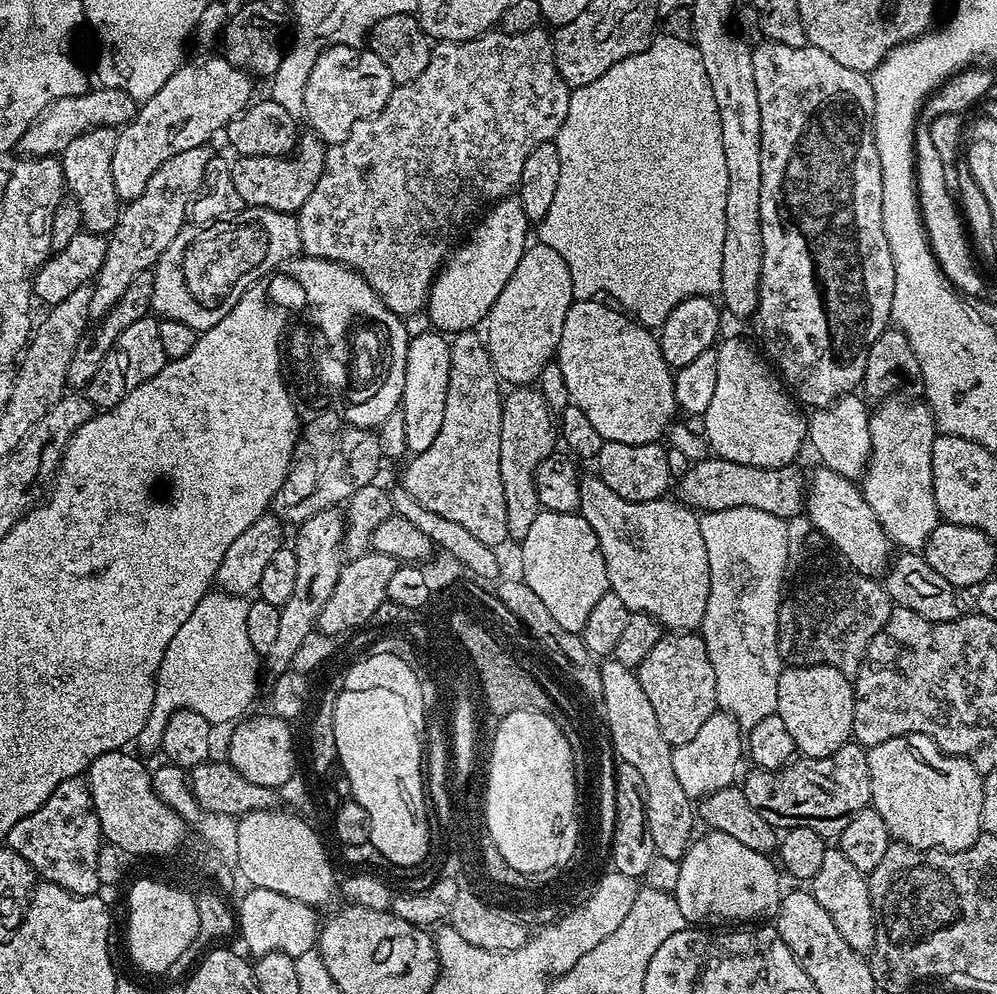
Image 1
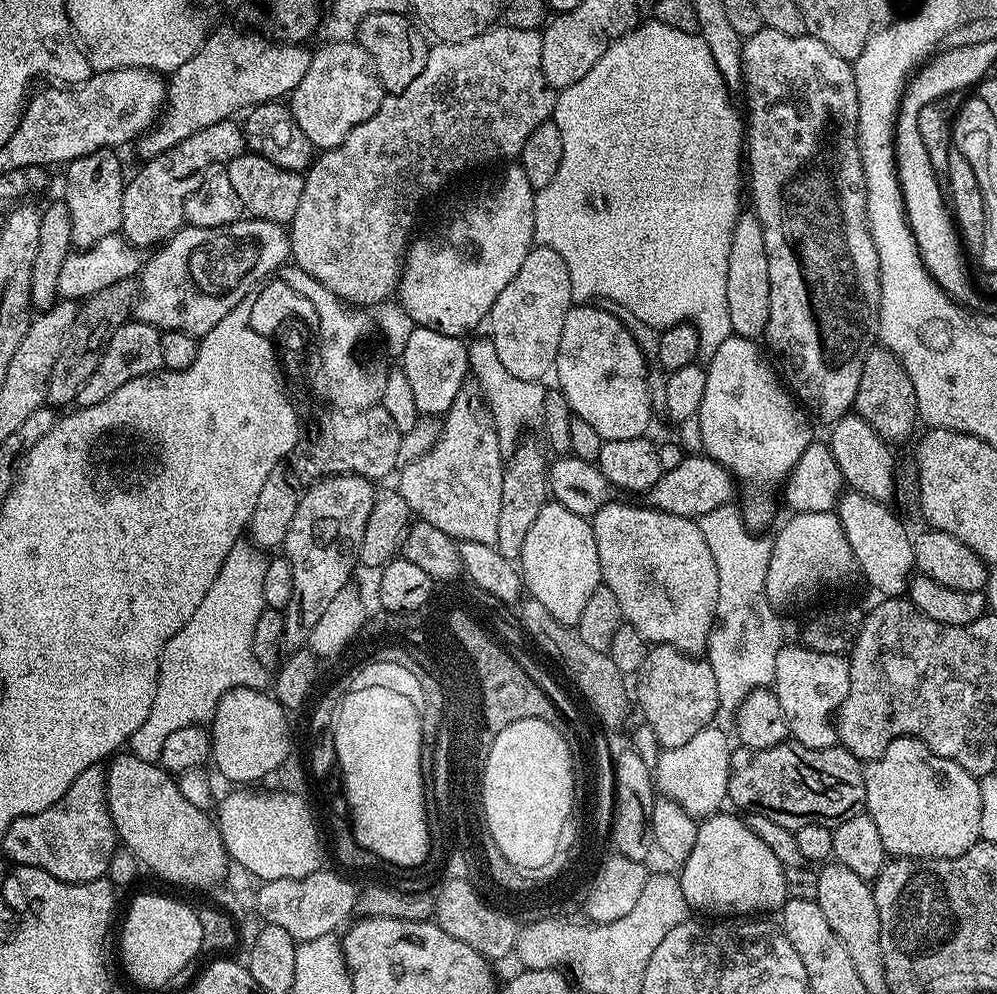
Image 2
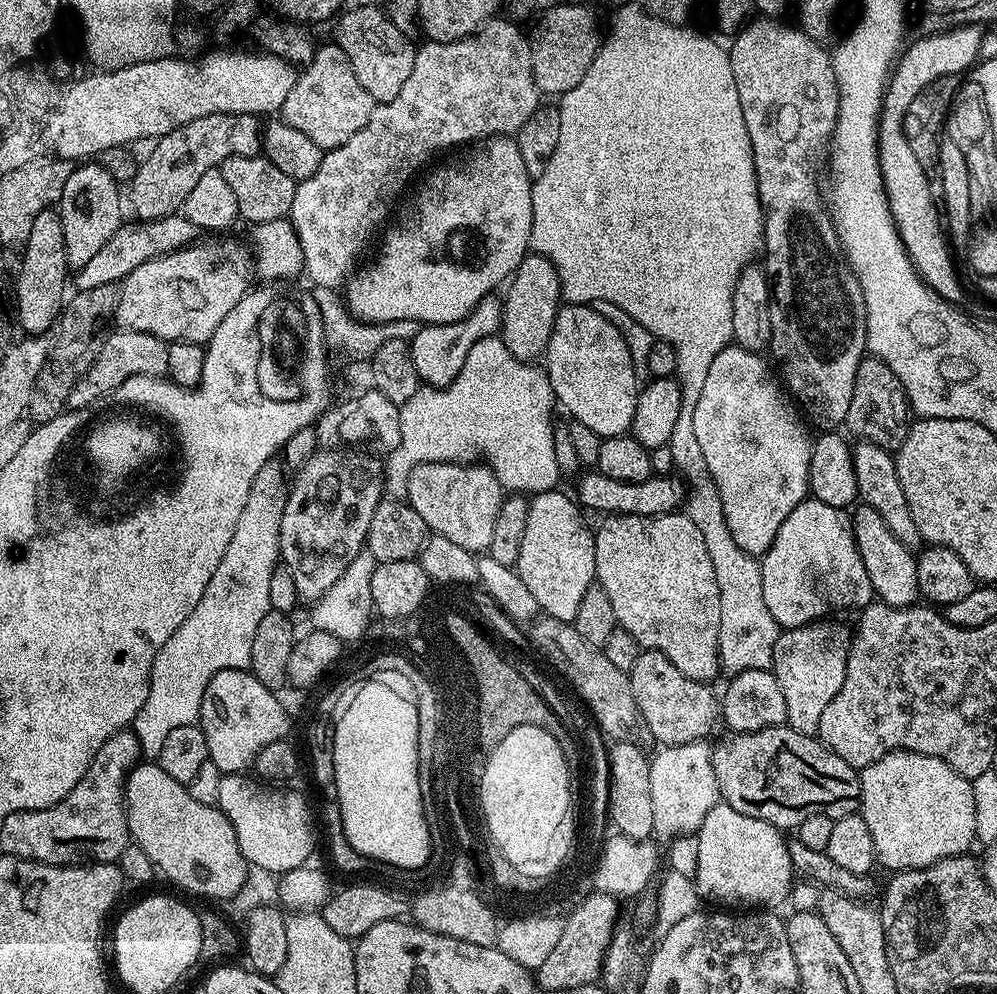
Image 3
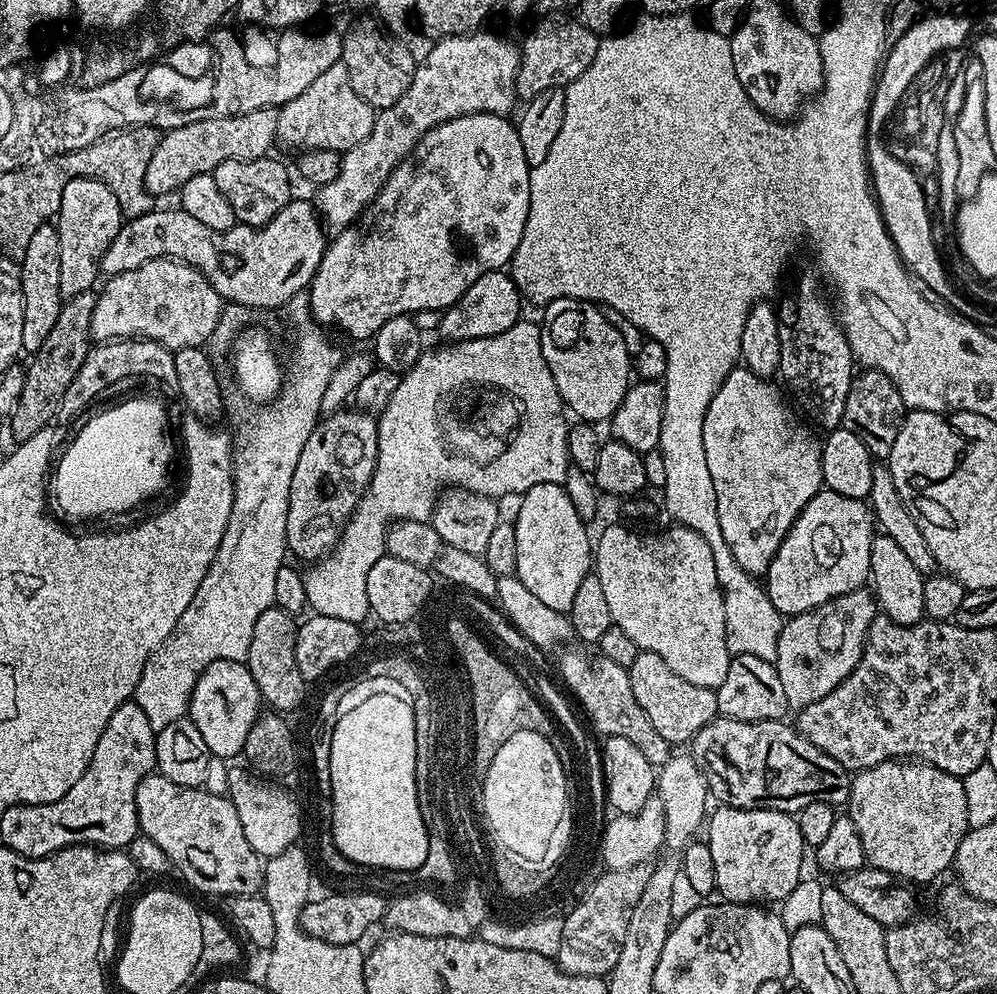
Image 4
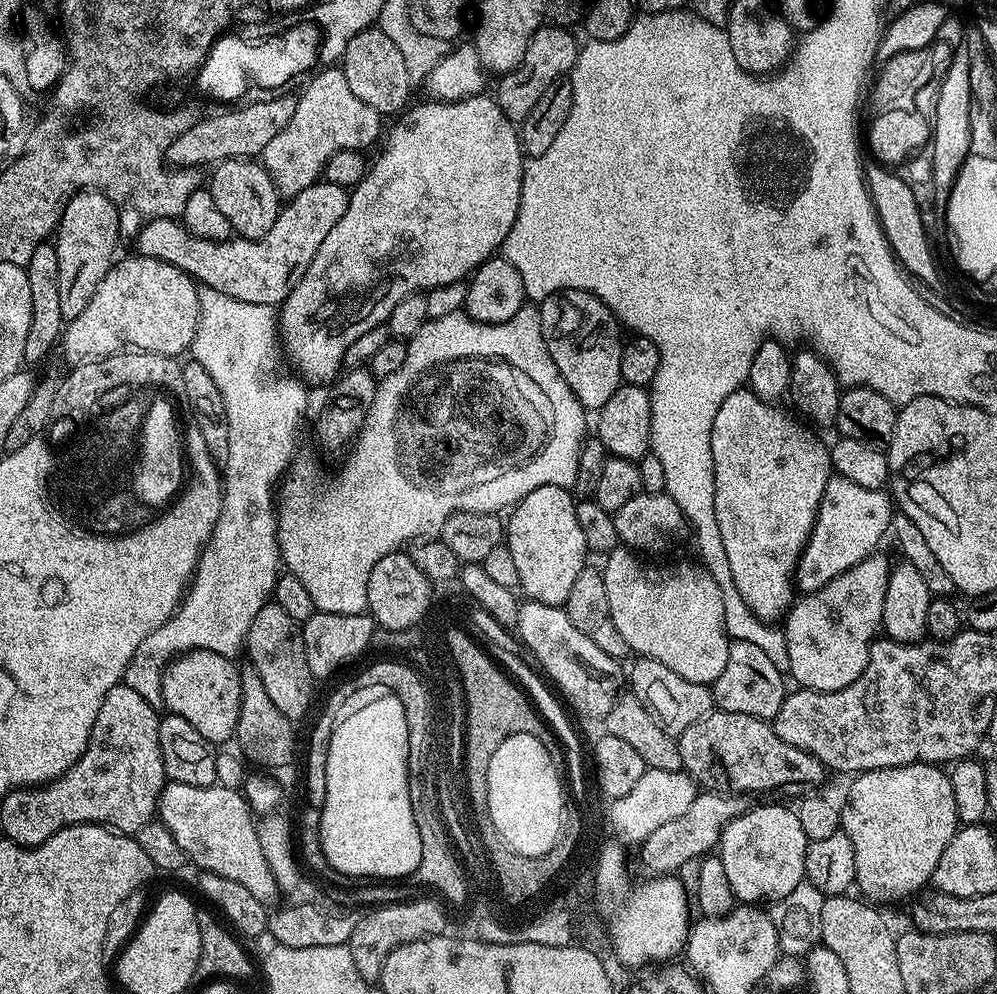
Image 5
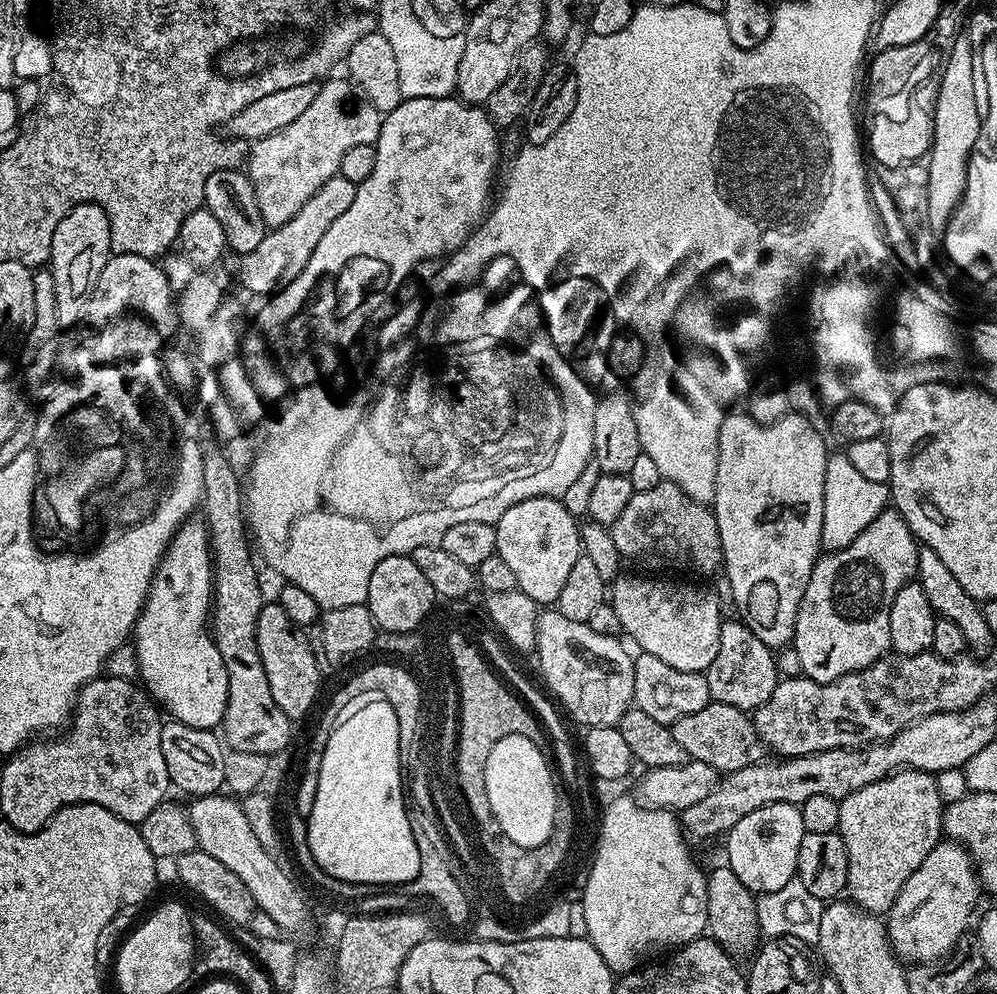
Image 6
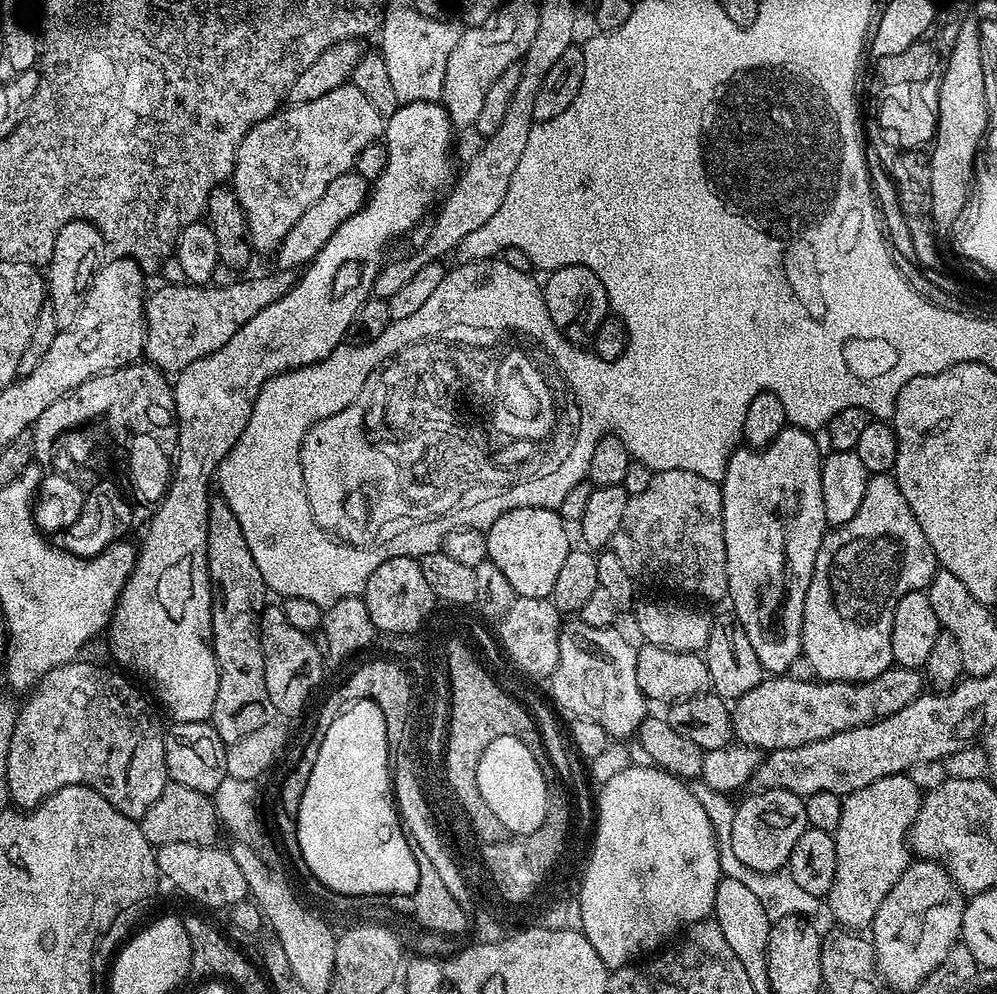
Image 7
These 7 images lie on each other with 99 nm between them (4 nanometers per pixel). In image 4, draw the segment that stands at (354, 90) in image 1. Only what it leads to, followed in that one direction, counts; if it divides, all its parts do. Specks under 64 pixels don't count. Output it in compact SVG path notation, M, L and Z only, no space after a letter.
M344 63L330 66L330 70L318 74L298 98L286 102L278 109L277 141L289 144L295 150L334 150L338 153L349 152L370 130L376 121L376 112L350 86L350 74L346 74Z

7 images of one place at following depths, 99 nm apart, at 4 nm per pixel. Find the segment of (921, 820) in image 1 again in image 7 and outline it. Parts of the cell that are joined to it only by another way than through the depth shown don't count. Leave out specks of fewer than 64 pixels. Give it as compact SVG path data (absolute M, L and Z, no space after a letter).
M907 774L878 778L862 790L843 797L842 822L835 830L838 850L838 874L826 897L826 908L832 911L844 930L869 927L882 906L882 898L894 890L894 882L902 878L910 863L909 832L919 812L922 790Z

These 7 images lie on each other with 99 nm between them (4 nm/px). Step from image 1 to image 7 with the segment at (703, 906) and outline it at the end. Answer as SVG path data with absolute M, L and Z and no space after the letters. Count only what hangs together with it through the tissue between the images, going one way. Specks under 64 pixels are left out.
M790 790L753 791L736 808L732 816L730 846L740 862L759 872L779 872L787 865L794 842L809 827L805 797Z

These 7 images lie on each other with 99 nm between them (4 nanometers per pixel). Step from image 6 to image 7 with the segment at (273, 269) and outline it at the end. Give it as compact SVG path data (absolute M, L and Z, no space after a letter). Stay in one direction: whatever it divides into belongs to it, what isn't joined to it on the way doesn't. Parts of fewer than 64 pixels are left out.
M355 170L338 174L338 178L334 178L330 186L326 186L322 198L318 198L318 202L314 202L314 206L310 206L310 210L306 210L306 214L302 214L302 218L298 218L294 226L290 226L290 234L282 238L279 248L274 253L275 267L280 270L298 270L311 264L325 242L332 237L334 230L338 230L338 226L342 226L346 218L363 210L369 191L369 180L362 178L362 174L358 174Z

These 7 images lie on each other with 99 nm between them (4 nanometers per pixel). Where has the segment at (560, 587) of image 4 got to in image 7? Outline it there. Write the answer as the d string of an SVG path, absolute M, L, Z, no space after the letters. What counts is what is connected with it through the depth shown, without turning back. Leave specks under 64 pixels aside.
M515 508L502 514L486 529L488 559L502 574L517 596L549 599L554 590L554 581L562 571L562 562L570 551L568 544L569 525L555 508Z

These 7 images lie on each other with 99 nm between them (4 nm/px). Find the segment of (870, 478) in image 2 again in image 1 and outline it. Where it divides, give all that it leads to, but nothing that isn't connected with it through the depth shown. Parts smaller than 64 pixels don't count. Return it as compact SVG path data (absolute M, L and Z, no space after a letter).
M859 395L840 396L827 408L817 408L808 420L807 443L812 444L823 467L842 474L842 478L859 481L872 458L870 442L870 408Z

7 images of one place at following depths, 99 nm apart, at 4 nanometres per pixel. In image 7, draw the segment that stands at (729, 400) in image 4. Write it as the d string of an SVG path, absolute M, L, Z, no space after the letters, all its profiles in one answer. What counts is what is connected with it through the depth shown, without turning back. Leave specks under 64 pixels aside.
M786 426L765 448L741 446L728 459L722 481L726 538L727 599L758 654L765 673L784 674L802 655L802 618L806 590L814 574L816 555L829 527L822 506L822 451L807 428Z

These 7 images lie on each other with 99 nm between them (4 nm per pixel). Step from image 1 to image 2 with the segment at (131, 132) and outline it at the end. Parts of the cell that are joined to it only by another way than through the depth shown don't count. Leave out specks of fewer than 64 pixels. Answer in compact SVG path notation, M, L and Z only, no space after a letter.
M205 35L203 44L196 51L196 60L208 60L212 68L196 68L197 66L185 66L177 72L171 73L166 84L166 99L164 107L156 121L143 136L135 141L134 149L140 155L141 161L152 160L158 154L178 146L190 134L198 134L198 130L206 130L206 126L214 126L214 122L233 119L237 114L251 109L258 104L279 101L287 97L306 78L306 70L310 70L312 52L303 43L282 44L278 48L269 47L267 44L250 42L249 39L234 39L232 37L212 38Z

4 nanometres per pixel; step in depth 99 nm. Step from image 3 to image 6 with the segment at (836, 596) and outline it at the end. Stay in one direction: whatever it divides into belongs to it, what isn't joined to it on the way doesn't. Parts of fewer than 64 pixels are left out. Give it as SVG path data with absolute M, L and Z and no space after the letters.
M833 451L826 462L826 486L822 490L822 538L820 543L823 551L837 552L850 546L850 542L854 542L854 538L858 538L858 534L862 534L862 530L866 530L866 526L870 526L870 522L878 518L878 514L885 512L889 504L888 484L870 482L851 465L847 454L843 451Z

